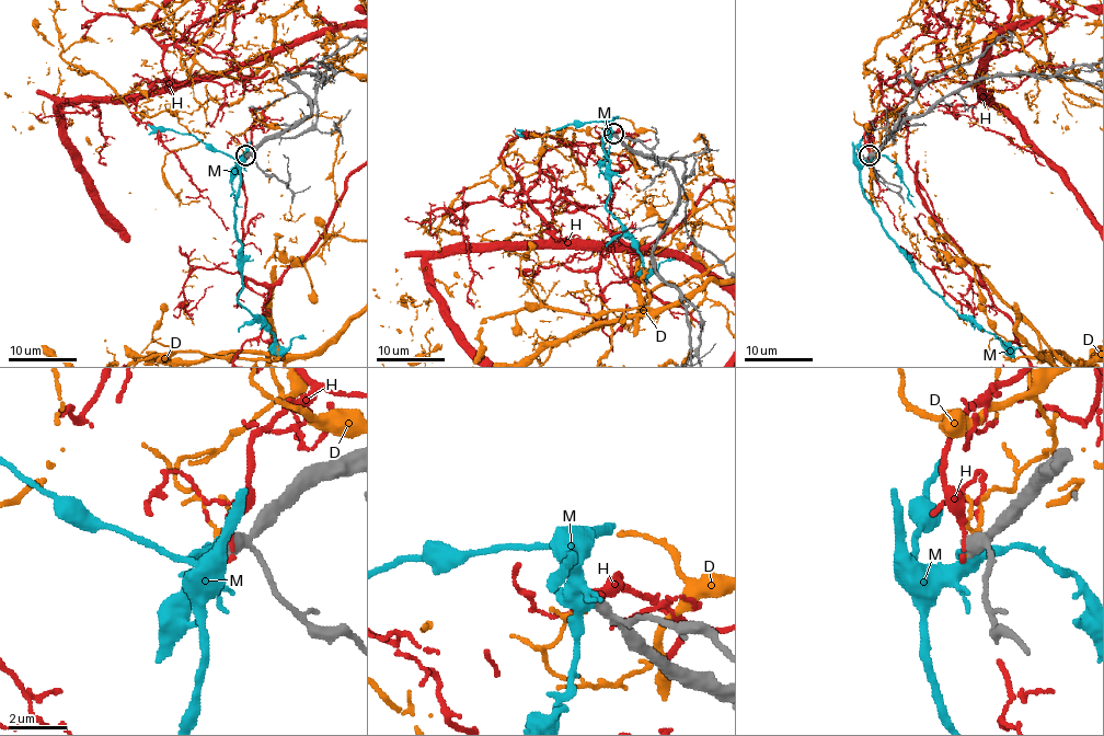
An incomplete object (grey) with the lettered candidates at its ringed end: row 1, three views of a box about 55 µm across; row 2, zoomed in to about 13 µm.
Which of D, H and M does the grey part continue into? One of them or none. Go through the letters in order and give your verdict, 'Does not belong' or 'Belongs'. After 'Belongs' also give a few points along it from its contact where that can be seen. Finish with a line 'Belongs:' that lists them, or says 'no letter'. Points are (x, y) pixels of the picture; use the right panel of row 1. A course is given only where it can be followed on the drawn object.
D: Does not belong
H: Does not belong
M: Does not belong
Belongs: no letter

